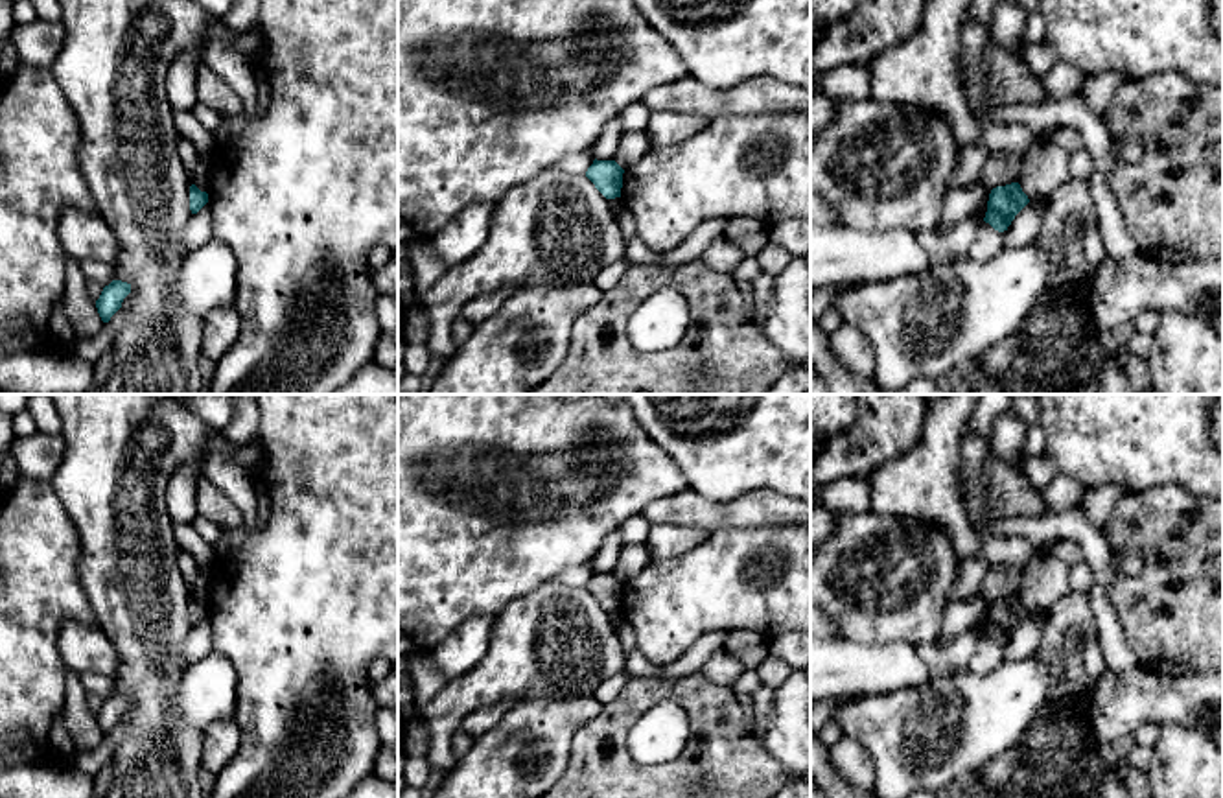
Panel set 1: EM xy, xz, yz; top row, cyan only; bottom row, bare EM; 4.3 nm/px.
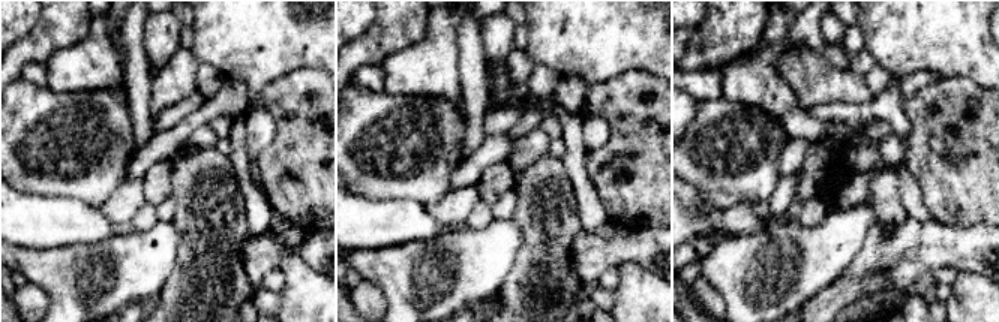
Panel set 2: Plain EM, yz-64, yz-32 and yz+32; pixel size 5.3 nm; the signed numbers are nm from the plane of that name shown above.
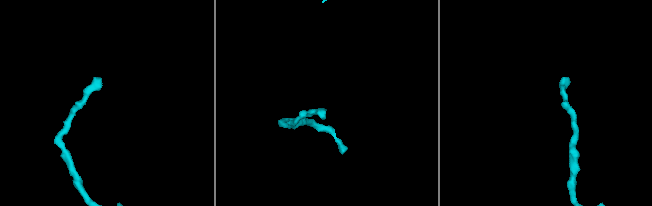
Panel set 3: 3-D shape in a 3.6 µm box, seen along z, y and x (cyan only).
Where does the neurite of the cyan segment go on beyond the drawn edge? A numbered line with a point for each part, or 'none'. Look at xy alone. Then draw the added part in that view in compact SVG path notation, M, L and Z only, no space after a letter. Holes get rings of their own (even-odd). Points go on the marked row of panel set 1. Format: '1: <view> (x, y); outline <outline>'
none

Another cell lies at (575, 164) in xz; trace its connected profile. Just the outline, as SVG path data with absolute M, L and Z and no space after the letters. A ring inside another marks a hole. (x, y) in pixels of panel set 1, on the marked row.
M582 151L582 153L573 153L573 155L560 158L554 164L554 168L569 175L584 175L588 168L593 164L593 160L595 160L593 155L589 155L588 151Z

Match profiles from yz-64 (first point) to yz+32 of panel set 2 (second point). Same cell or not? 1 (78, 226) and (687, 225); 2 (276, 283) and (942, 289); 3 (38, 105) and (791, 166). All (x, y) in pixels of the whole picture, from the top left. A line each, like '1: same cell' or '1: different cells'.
1: same cell
2: different cells
3: different cells

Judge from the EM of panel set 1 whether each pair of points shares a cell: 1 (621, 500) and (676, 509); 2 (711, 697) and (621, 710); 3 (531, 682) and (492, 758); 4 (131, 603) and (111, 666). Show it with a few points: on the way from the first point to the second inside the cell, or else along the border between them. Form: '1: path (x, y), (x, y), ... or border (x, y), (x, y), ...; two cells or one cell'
1: border (687, 489), (654, 498), (640, 513); two cells
2: path (689, 692), (643, 693); one cell
3: border (566, 699), (520, 699), (516, 703); two cells
4: border (94, 621), (118, 655), (120, 673), (115, 679); two cells

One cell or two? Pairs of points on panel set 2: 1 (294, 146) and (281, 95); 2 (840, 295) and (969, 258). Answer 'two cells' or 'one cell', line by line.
1: one cell
2: one cell

